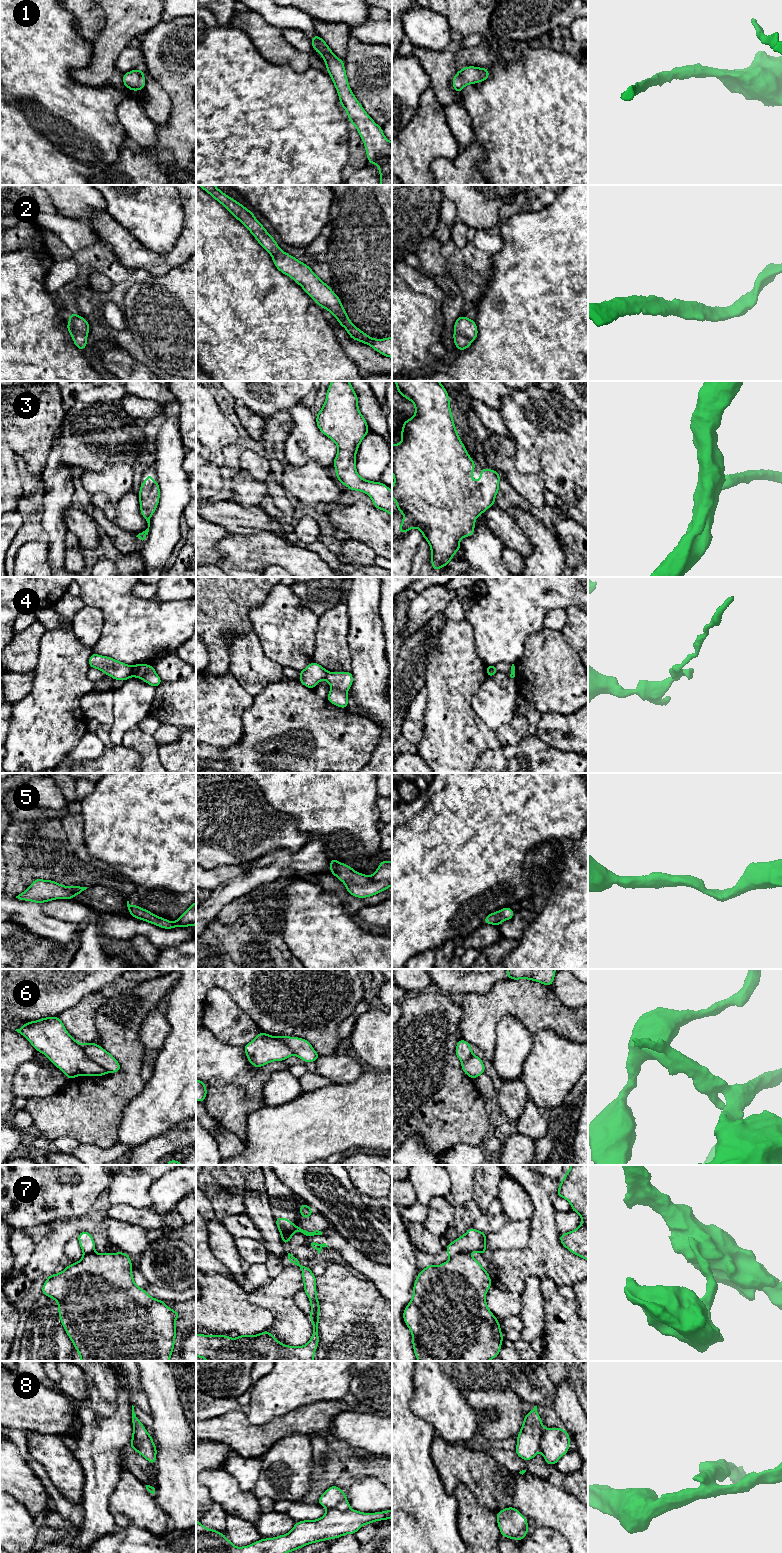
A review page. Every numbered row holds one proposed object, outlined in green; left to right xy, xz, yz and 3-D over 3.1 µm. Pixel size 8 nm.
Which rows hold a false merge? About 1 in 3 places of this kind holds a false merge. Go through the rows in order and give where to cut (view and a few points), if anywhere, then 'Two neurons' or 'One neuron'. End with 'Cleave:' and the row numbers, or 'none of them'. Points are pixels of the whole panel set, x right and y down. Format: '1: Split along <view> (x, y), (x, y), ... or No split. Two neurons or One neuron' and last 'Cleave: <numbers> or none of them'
1: No split. One neuron
2: No split. One neuron
3: No split. One neuron
4: Split along xy (130, 666), (131, 675). Two neurons
5: No split. One neuron
6: Split along xy (79, 1043), (83, 1051), (107, 1071). Two neurons
7: Split along yz (468, 1252), (458, 1252), (451, 1257). Two neurons
8: Split along xz (327, 1508), (349, 1509). Two neurons
Cleave: 4, 6, 7, 8

